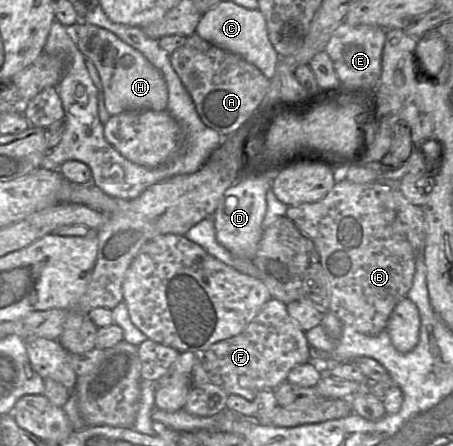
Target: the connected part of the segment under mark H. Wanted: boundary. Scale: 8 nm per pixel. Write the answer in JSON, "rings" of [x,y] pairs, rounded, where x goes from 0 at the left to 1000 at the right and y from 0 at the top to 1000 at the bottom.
{"rings":[[[174,47],[155,63],[174,114],[203,137],[225,186],[223,217],[243,260],[283,247],[362,249],[371,231],[366,182],[344,150],[305,112],[265,90],[247,72]]]}

